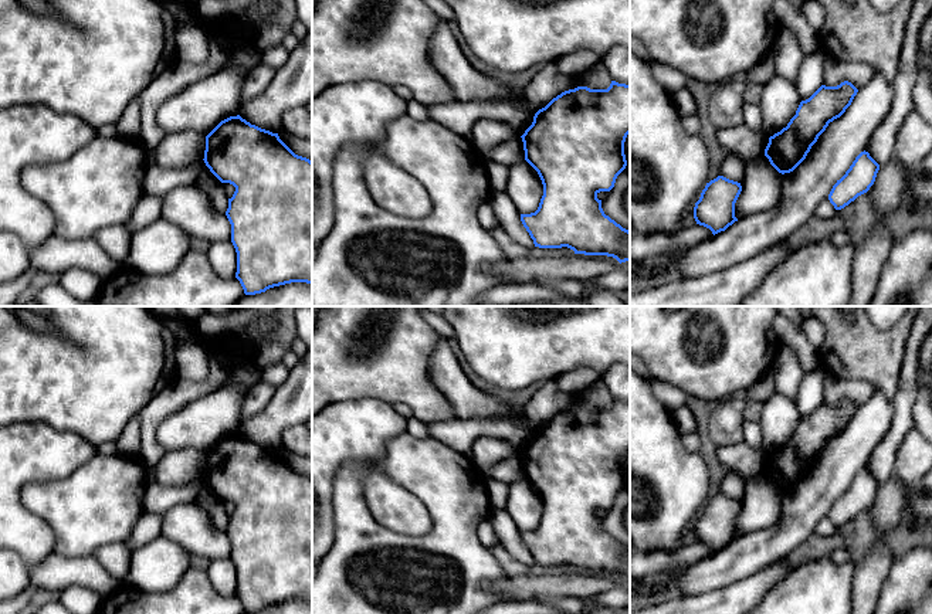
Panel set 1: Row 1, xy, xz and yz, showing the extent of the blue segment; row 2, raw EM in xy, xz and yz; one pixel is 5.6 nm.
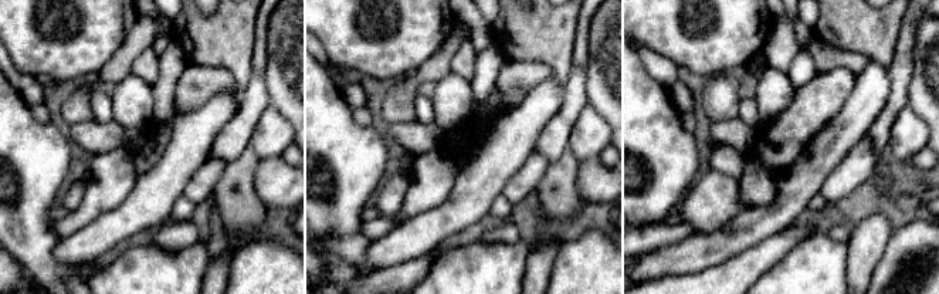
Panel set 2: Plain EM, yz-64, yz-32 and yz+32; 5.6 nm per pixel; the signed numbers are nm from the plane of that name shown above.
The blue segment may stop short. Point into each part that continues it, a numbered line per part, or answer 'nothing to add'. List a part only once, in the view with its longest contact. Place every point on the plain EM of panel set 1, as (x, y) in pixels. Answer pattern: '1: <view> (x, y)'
nothing to add

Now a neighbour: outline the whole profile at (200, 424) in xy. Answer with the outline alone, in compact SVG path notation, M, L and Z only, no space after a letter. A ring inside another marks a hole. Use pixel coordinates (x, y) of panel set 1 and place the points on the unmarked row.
M235 360L230 386L189 403L159 424L159 445L166 451L193 448L207 454L221 438L237 434L244 401L261 380L261 370L254 360Z

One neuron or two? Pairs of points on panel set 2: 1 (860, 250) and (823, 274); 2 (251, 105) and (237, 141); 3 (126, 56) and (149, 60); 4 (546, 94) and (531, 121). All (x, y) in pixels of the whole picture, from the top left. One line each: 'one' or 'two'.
1: two
2: one
3: two
4: one

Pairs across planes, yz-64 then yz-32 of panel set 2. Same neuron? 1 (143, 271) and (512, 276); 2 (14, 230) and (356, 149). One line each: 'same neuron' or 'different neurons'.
1: same neuron
2: same neuron

